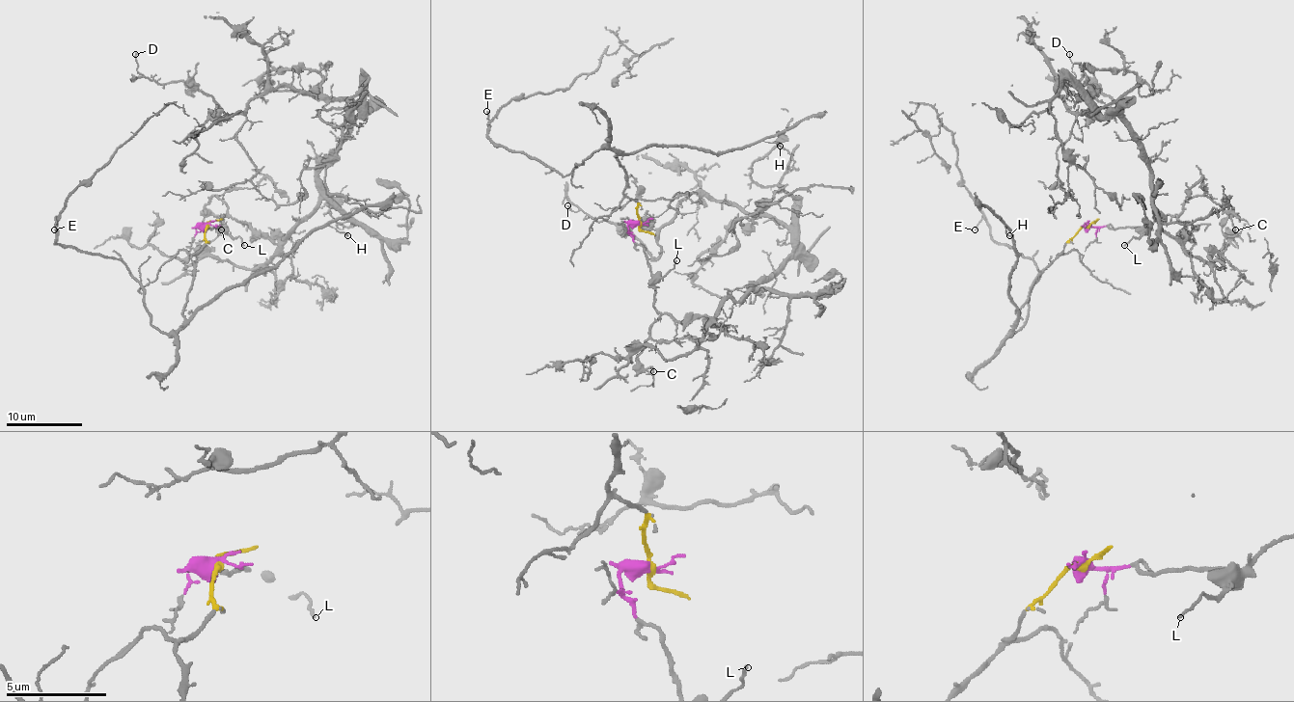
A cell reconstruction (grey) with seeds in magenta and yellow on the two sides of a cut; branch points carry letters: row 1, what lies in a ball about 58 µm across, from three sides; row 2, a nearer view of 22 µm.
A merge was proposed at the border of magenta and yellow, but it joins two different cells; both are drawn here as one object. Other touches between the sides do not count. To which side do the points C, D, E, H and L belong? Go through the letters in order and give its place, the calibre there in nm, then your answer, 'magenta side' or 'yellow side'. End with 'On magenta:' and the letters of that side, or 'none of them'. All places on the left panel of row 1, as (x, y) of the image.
C: (221, 229) | 130 nm | magenta side
D: (135, 54) | 120 nm | magenta side
E: (54, 229) | 120 nm | yellow side
H: (347, 235) | 110 nm | yellow side
L: (244, 245) | 110 nm | magenta side
On magenta: C, D, L

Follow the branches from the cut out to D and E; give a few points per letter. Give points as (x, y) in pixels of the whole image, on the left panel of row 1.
D: (206, 227), (283, 238), (361, 111), (275, 88), (226, 119), (136, 53)
E: (206, 227), (183, 322), (168, 334), (151, 324), (144, 285), (119, 259), (56, 244), (56, 217), (54, 230)

